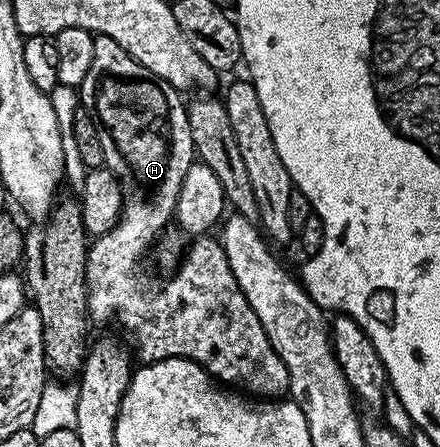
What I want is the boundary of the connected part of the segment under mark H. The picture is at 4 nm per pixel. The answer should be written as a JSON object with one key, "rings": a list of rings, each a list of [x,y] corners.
{"rings":[[[94,36],[94,60],[90,63],[86,79],[82,79],[78,86],[78,101],[96,120],[104,163],[118,179],[124,206],[114,228],[95,238],[88,246],[84,268],[84,281],[88,284],[88,315],[95,324],[96,321],[100,325],[117,321],[136,344],[135,356],[140,356],[141,362],[181,357],[198,363],[225,386],[235,387],[260,399],[276,399],[288,393],[286,363],[278,359],[270,339],[266,339],[266,331],[262,331],[262,323],[258,321],[258,315],[254,315],[254,307],[246,303],[246,295],[242,295],[242,287],[238,287],[238,279],[234,279],[234,271],[230,271],[226,251],[215,236],[197,236],[193,240],[196,242],[187,246],[178,268],[173,272],[177,273],[169,281],[155,281],[140,266],[140,260],[147,253],[149,256],[158,238],[169,228],[168,221],[170,225],[182,191],[182,179],[186,179],[186,171],[194,160],[188,107],[185,98],[180,97],[183,97],[181,90],[142,67],[142,63],[118,47],[114,39]]]}

